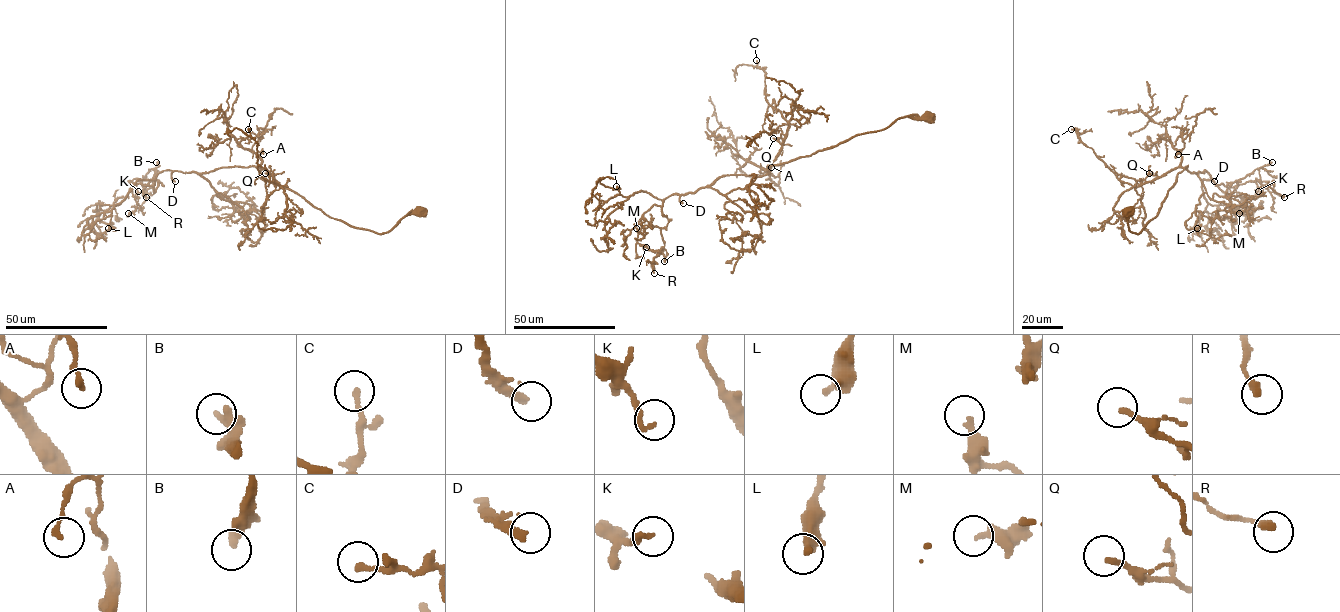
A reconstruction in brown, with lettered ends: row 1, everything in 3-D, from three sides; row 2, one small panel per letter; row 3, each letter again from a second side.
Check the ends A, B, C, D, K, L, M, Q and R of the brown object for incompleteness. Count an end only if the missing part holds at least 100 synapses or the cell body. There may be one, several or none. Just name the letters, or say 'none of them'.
D

